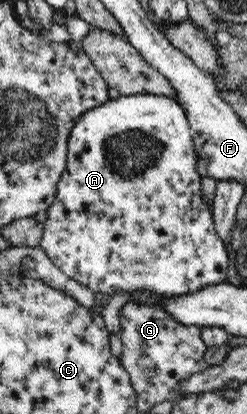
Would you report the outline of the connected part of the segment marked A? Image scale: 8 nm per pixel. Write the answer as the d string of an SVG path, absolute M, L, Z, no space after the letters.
M157 94L121 95L118 99L110 99L106 104L83 113L73 125L68 138L68 154L65 170L57 184L55 200L46 210L44 232L40 248L47 253L55 266L58 266L67 276L89 287L93 292L102 292L107 297L115 292L131 292L141 289L151 291L163 297L184 295L197 292L200 288L219 284L225 281L229 256L225 244L214 227L214 215L211 207L201 197L201 174L197 172L197 153L191 136L188 118L179 102Z

